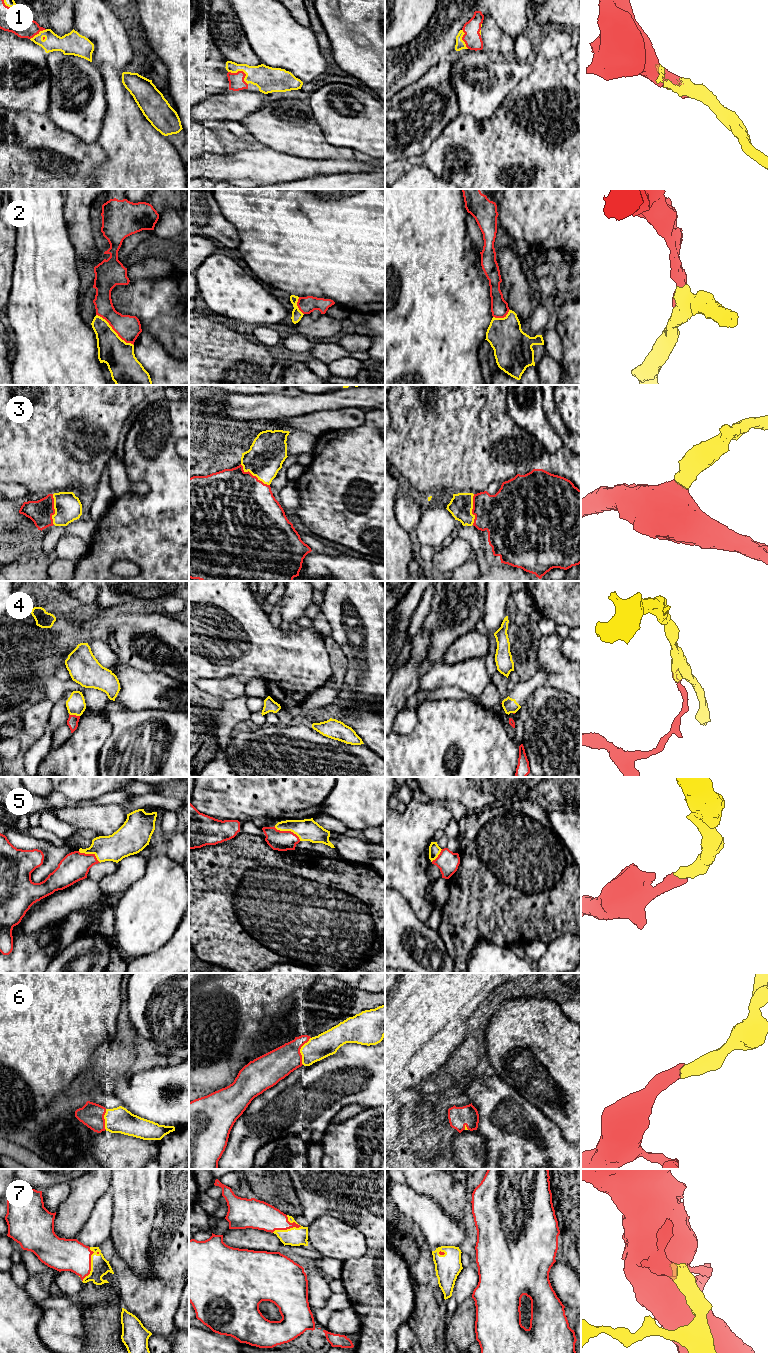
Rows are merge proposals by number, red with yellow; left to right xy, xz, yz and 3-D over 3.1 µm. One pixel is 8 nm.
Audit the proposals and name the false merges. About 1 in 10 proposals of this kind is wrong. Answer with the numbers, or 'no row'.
2, 4

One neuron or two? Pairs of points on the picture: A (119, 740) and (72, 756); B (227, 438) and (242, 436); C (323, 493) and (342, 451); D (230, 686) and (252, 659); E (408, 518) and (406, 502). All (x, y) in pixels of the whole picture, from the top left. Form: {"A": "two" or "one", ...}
{"A": "two", "B": "two", "C": "one", "D": "two", "E": "one"}

